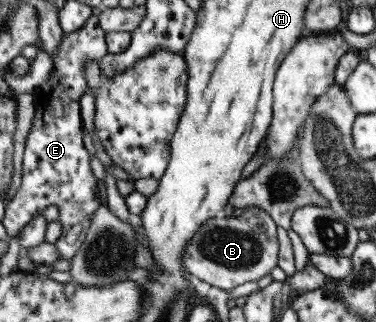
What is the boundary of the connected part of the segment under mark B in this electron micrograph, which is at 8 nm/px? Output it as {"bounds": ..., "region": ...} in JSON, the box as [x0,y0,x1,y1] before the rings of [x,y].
{"bounds":[182,206,278,292],"region":[[[250,206],[244,209],[239,217],[229,216],[227,218],[218,214],[202,223],[197,233],[185,244],[182,251],[182,264],[189,275],[227,292],[241,283],[256,282],[264,275],[268,275],[269,270],[276,265],[277,252],[278,239],[274,221],[266,211]]]}

